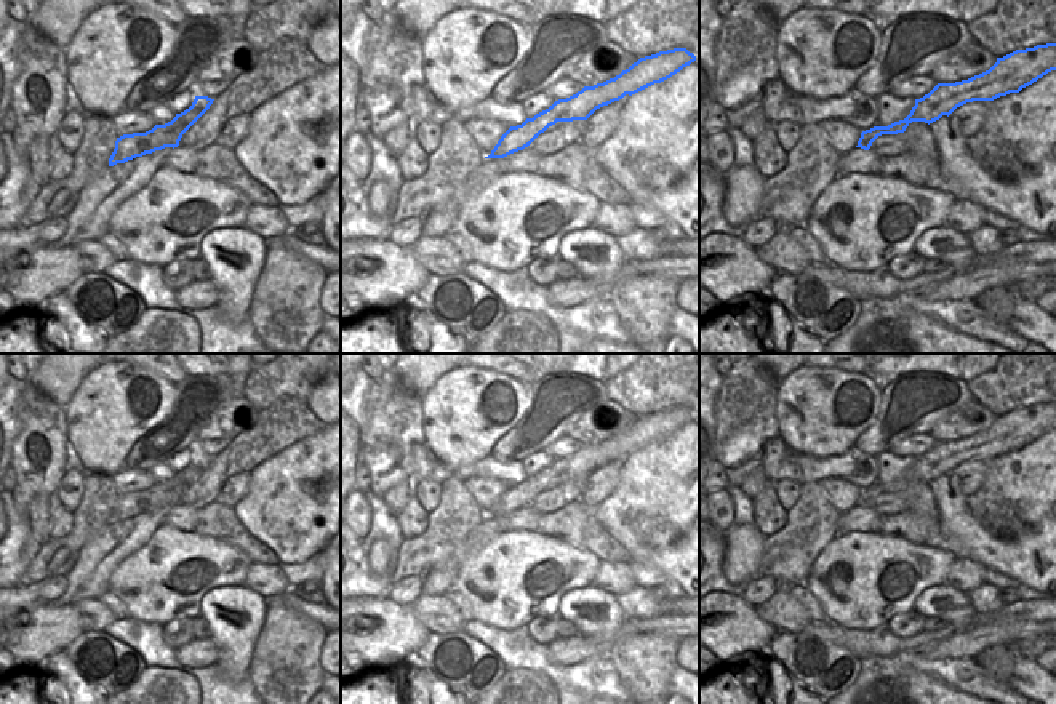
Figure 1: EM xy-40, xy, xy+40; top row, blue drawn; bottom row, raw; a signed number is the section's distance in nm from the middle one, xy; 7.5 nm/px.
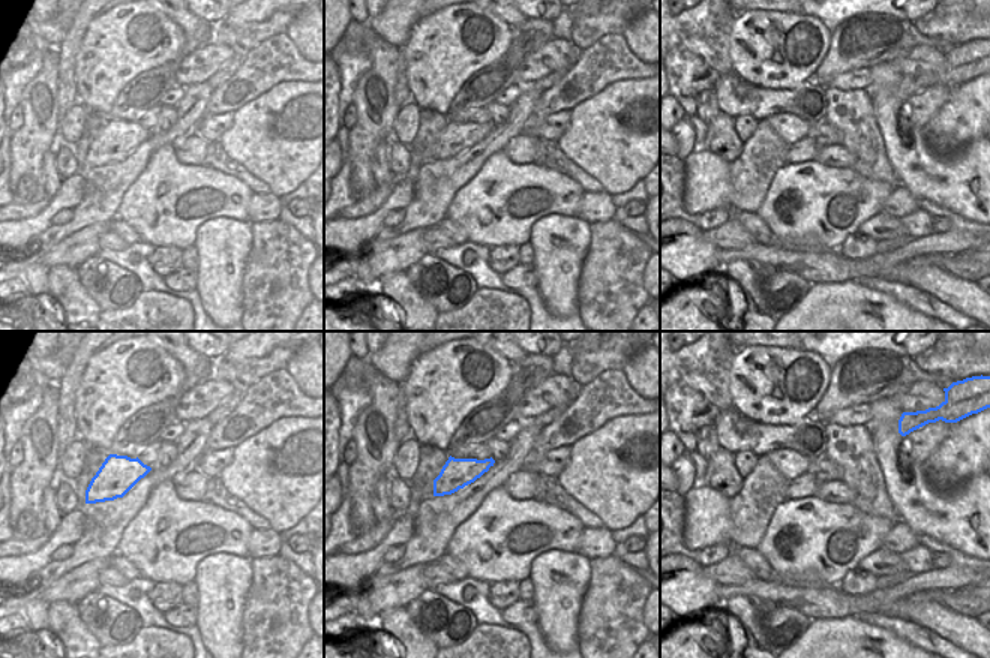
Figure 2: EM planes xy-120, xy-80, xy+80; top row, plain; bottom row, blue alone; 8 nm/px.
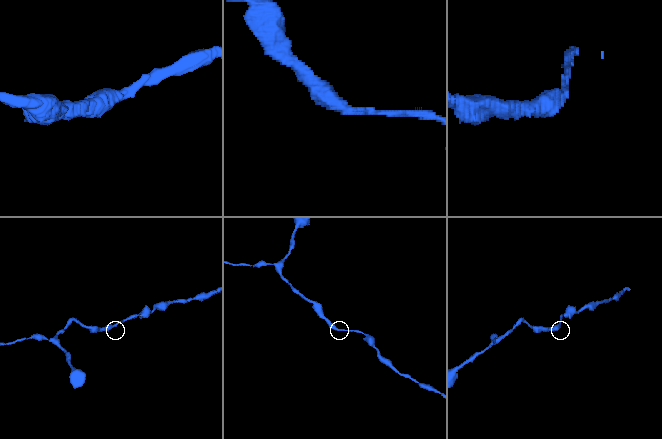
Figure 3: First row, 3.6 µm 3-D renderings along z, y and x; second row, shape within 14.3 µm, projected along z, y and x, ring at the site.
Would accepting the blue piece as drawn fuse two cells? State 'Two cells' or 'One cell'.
One cell

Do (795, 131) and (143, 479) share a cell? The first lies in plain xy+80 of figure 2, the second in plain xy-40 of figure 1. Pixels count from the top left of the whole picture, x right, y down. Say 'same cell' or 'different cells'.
same cell

